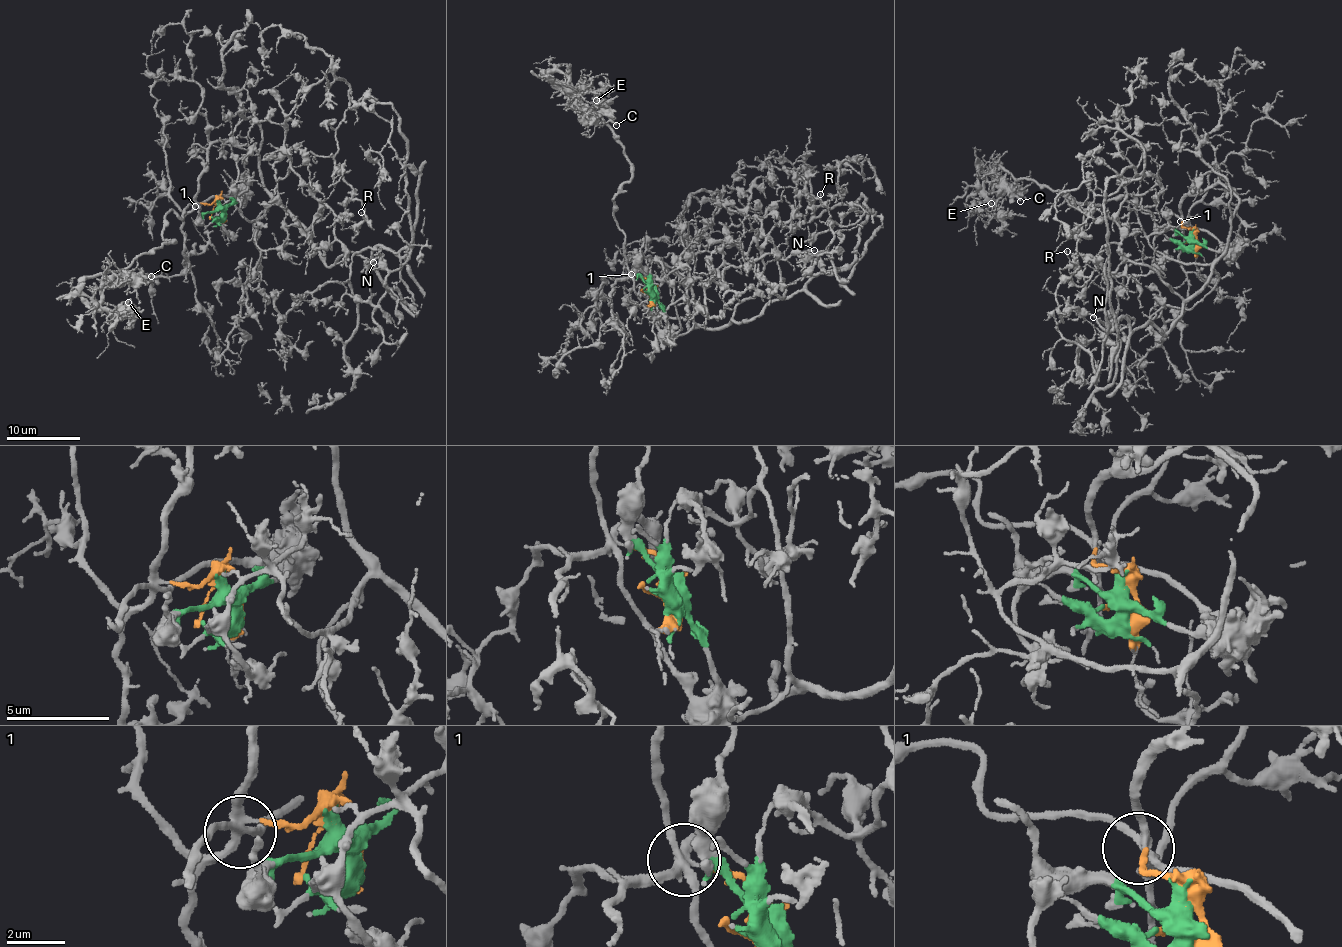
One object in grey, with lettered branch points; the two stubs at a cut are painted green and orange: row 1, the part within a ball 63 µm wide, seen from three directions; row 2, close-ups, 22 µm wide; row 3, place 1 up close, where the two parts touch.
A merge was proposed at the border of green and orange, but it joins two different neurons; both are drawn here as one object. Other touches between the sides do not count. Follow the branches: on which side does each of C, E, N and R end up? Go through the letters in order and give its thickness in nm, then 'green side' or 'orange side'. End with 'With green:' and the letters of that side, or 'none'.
C: 240 nm | green side
E: 100 nm | green side
N: 180 nm | orange side
R: 120 nm | orange side
With green: C, E

